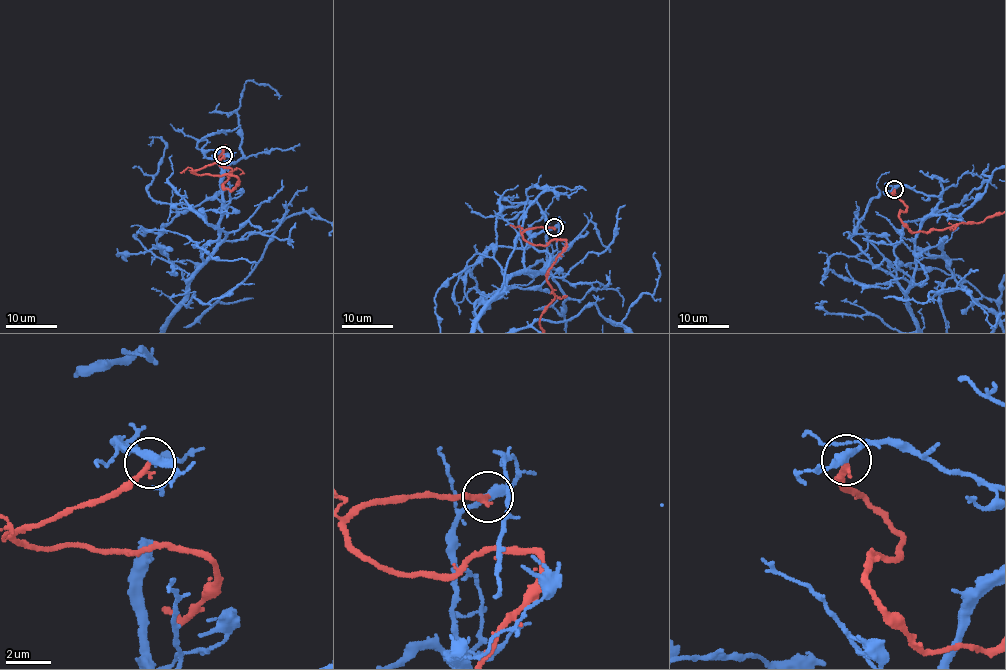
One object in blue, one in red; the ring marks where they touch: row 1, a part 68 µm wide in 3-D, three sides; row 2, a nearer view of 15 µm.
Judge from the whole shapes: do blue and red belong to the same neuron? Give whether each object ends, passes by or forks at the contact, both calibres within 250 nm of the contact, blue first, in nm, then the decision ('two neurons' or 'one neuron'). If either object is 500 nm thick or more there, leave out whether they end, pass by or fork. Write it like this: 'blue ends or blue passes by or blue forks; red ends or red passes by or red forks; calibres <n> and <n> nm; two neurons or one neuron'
blue passes by; red ends; calibres 340 and 260 nm; two neurons

